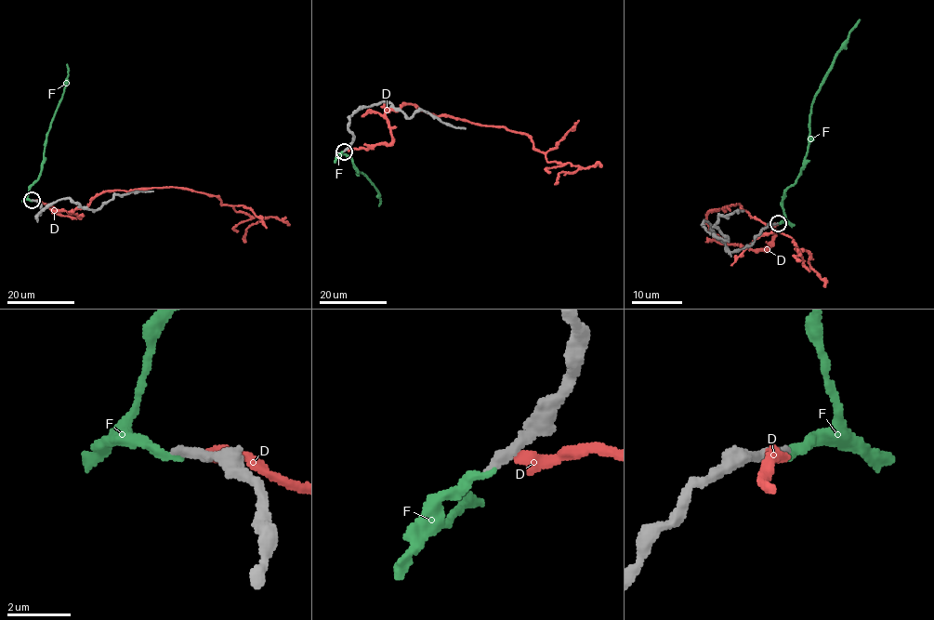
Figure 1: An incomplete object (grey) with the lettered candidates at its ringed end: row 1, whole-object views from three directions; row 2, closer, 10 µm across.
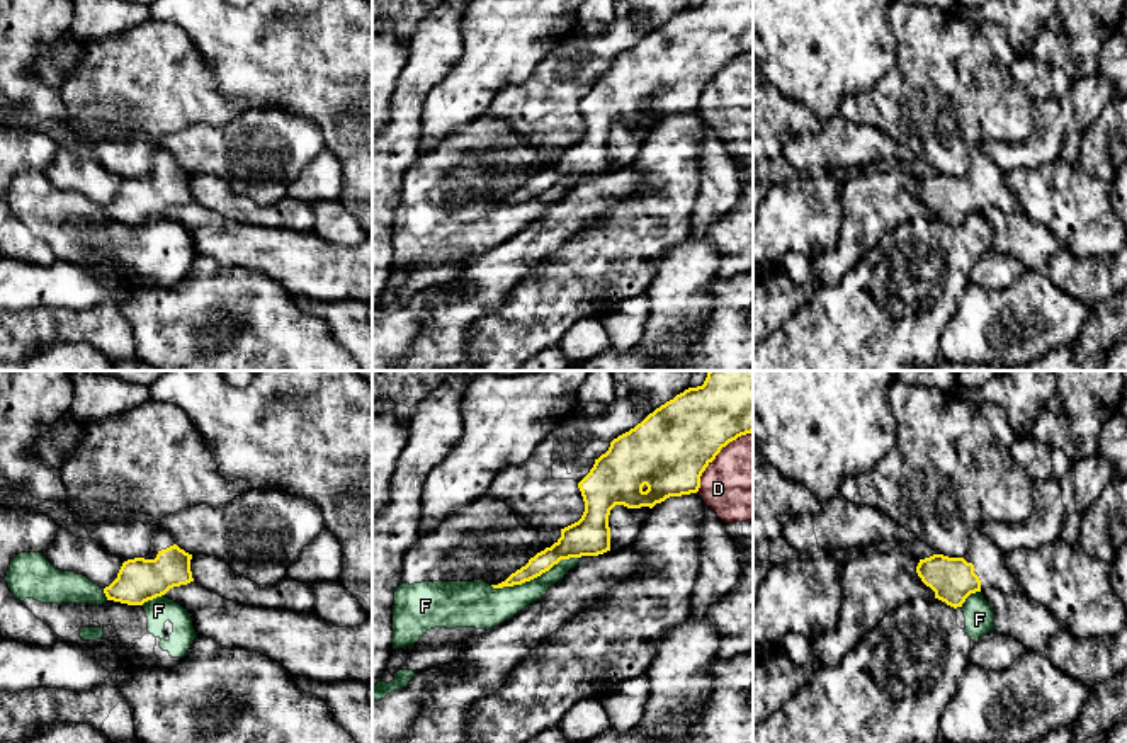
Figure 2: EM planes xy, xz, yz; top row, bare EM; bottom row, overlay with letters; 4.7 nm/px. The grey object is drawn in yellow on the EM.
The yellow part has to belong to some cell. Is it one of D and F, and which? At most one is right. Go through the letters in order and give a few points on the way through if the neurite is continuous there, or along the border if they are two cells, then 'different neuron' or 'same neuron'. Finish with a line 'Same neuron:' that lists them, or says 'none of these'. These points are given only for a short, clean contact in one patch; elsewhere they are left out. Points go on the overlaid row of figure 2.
D: along xz (752, 431), (730, 441), (721, 449), (702, 473), (697, 490) | different neuron
F: different neuron
Same neuron: none of these

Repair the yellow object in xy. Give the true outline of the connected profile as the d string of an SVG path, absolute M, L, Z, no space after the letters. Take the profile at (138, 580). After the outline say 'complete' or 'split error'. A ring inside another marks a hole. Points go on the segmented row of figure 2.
M158 529L150 554L122 563L117 578L104 588L107 600L143 605L170 588L194 581L192 554L180 549L167 530Z; split error

